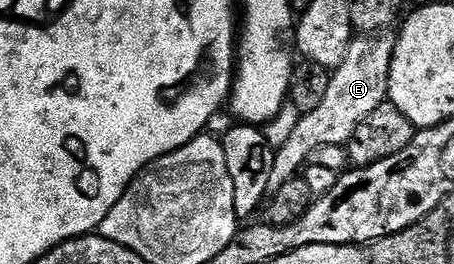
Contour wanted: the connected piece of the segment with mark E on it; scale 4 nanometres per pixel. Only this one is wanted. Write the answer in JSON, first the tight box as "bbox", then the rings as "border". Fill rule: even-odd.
{"bbox":[272,33,396,189],"border":[[[391,33],[354,36],[348,52],[345,53],[345,59],[331,75],[331,84],[327,94],[322,98],[321,105],[313,113],[300,115],[297,129],[293,129],[289,141],[285,141],[285,145],[276,150],[272,188],[278,189],[285,181],[296,178],[308,166],[312,153],[318,147],[347,144],[353,137],[353,129],[357,129],[357,125],[361,125],[361,121],[365,121],[365,117],[369,117],[373,109],[388,102],[387,86],[395,52],[395,40],[396,36]]]}

